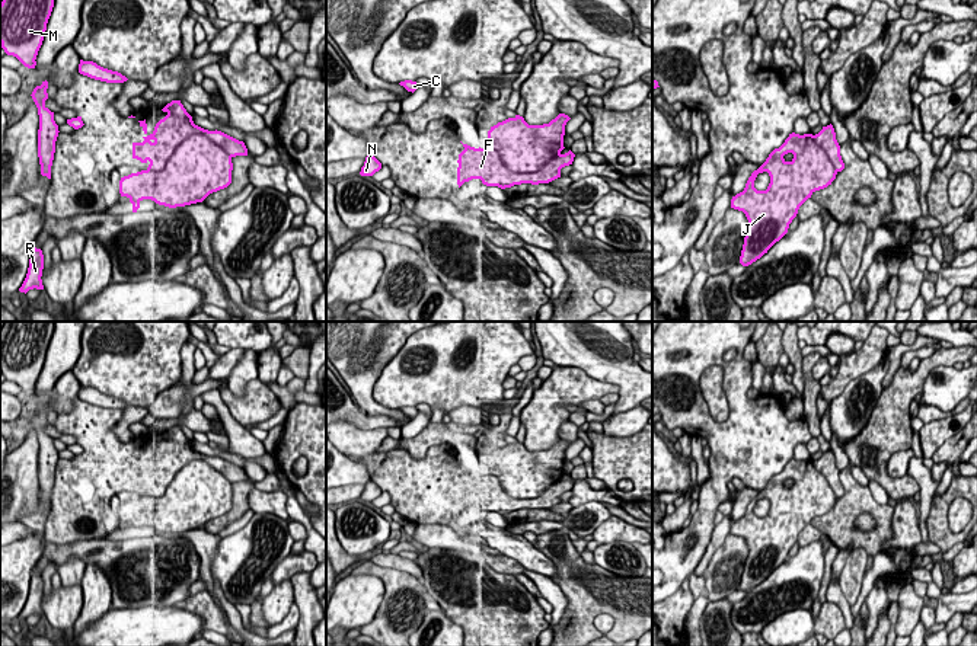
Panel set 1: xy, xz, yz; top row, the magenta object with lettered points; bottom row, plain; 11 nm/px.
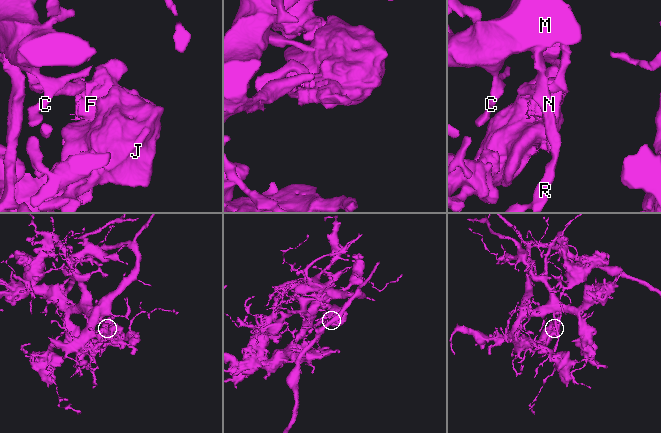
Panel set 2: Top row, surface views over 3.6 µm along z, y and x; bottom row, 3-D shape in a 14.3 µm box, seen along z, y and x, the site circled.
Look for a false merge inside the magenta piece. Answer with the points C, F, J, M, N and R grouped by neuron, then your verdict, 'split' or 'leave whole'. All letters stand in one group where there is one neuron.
C J M N R / F; split

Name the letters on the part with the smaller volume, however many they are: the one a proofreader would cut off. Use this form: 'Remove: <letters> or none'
Remove: F

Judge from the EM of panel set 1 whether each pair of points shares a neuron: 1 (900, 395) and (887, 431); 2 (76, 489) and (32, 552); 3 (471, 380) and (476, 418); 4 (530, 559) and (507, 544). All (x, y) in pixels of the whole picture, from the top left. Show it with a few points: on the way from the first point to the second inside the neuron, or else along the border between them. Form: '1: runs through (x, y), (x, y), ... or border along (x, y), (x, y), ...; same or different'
1: runs through (894, 403), (890, 422); same
2: border along (51, 505), (51, 512), (44, 527), (44, 539); different
3: border along (481, 408), (457, 406), (446, 413); different
4: runs through (524, 553), (513, 546); same

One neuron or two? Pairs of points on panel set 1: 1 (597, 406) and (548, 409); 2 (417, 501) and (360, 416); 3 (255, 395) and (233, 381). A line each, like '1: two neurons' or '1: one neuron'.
1: two neurons
2: two neurons
3: two neurons

